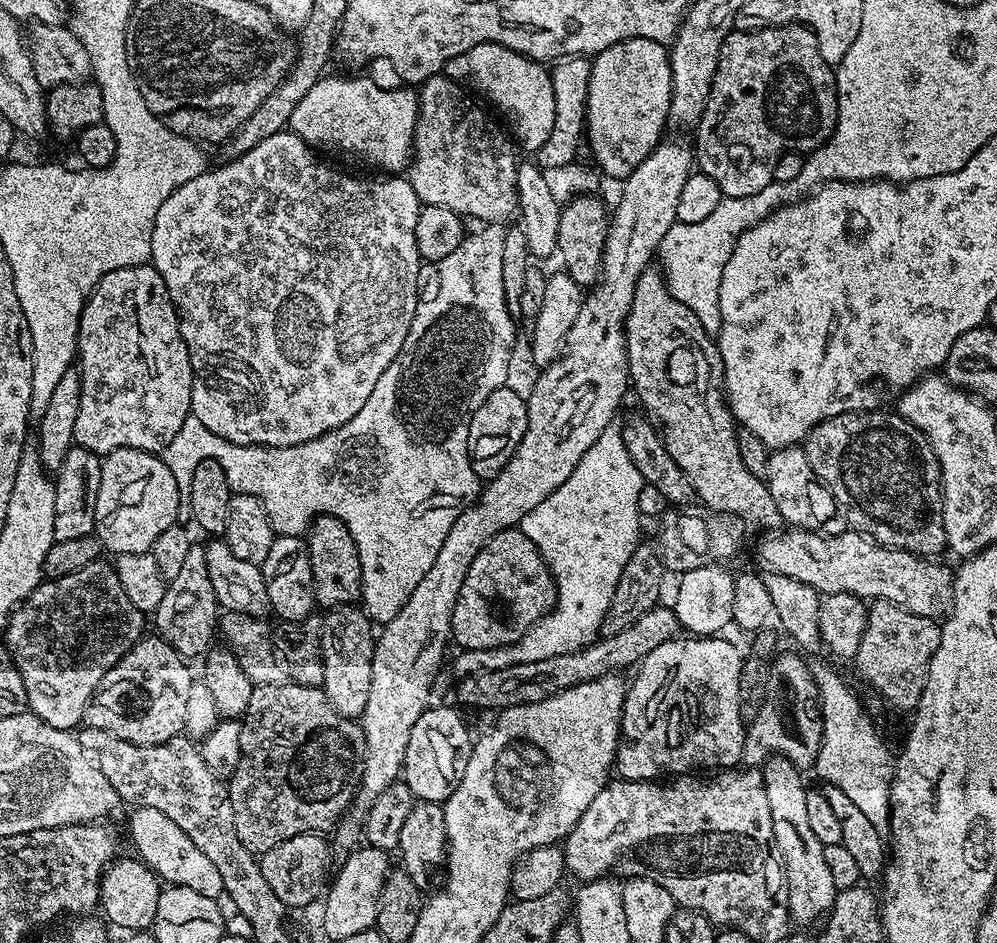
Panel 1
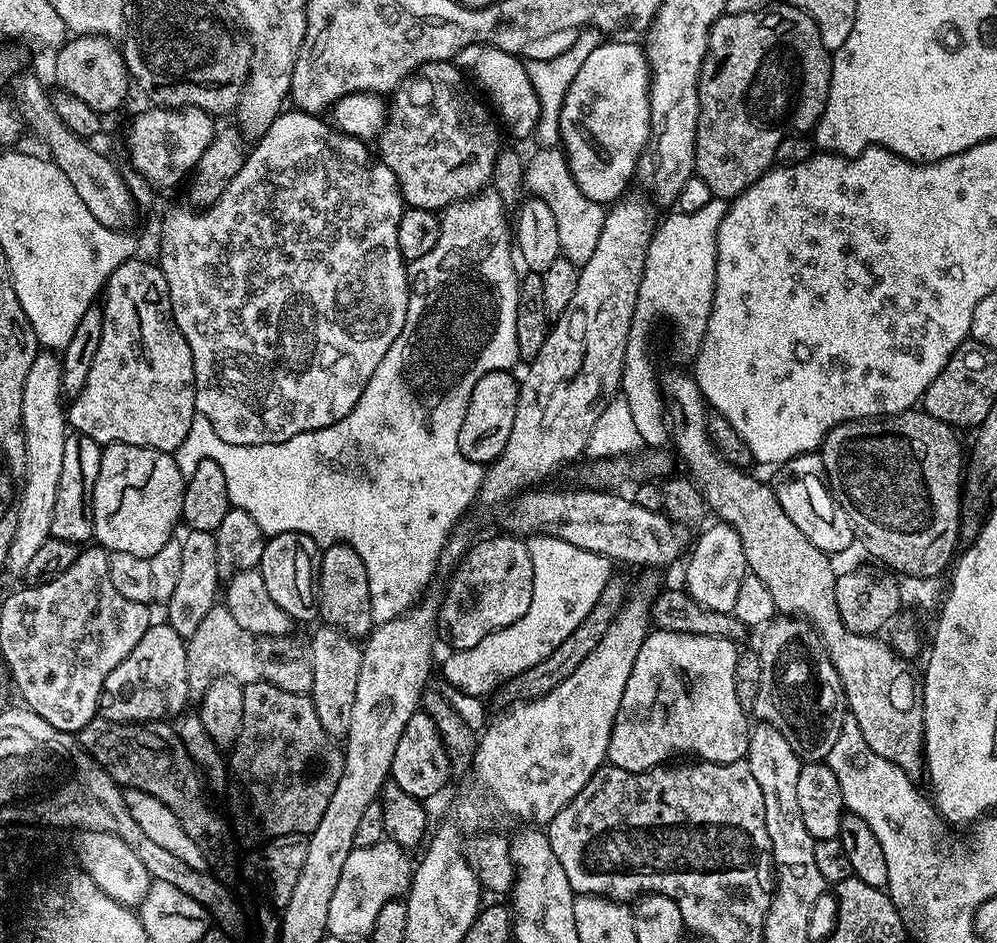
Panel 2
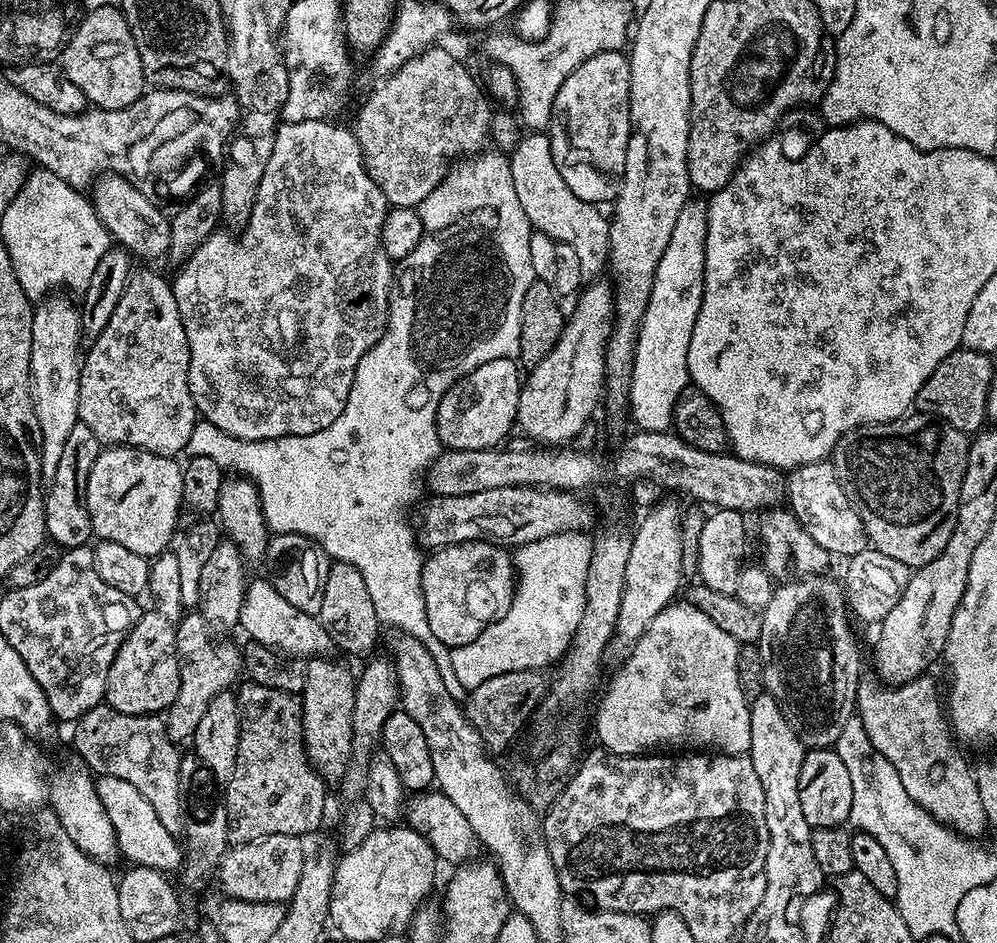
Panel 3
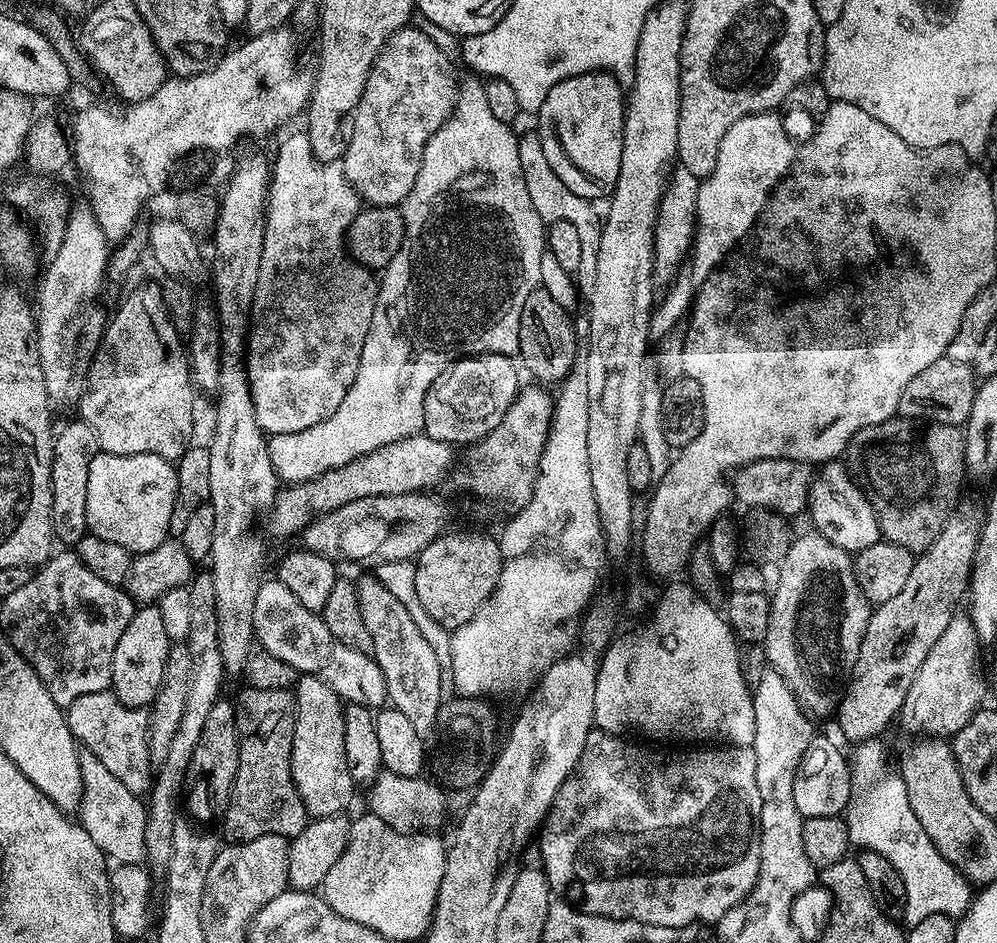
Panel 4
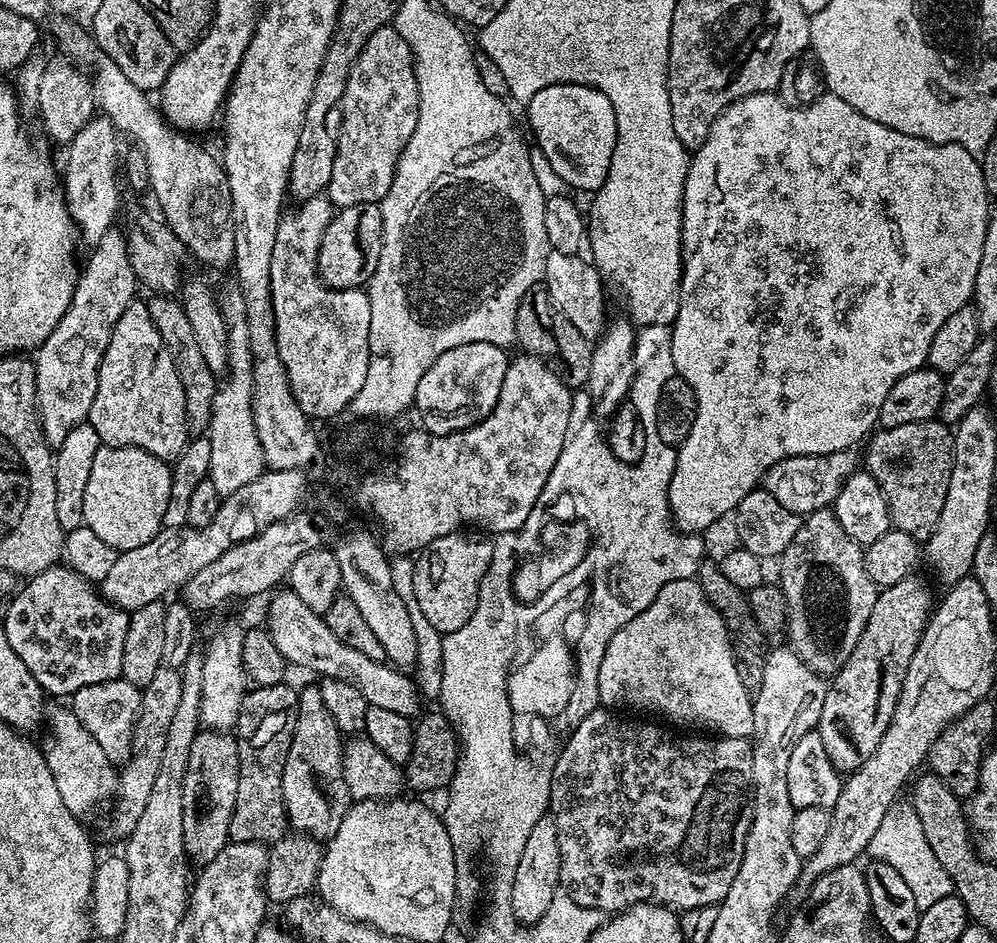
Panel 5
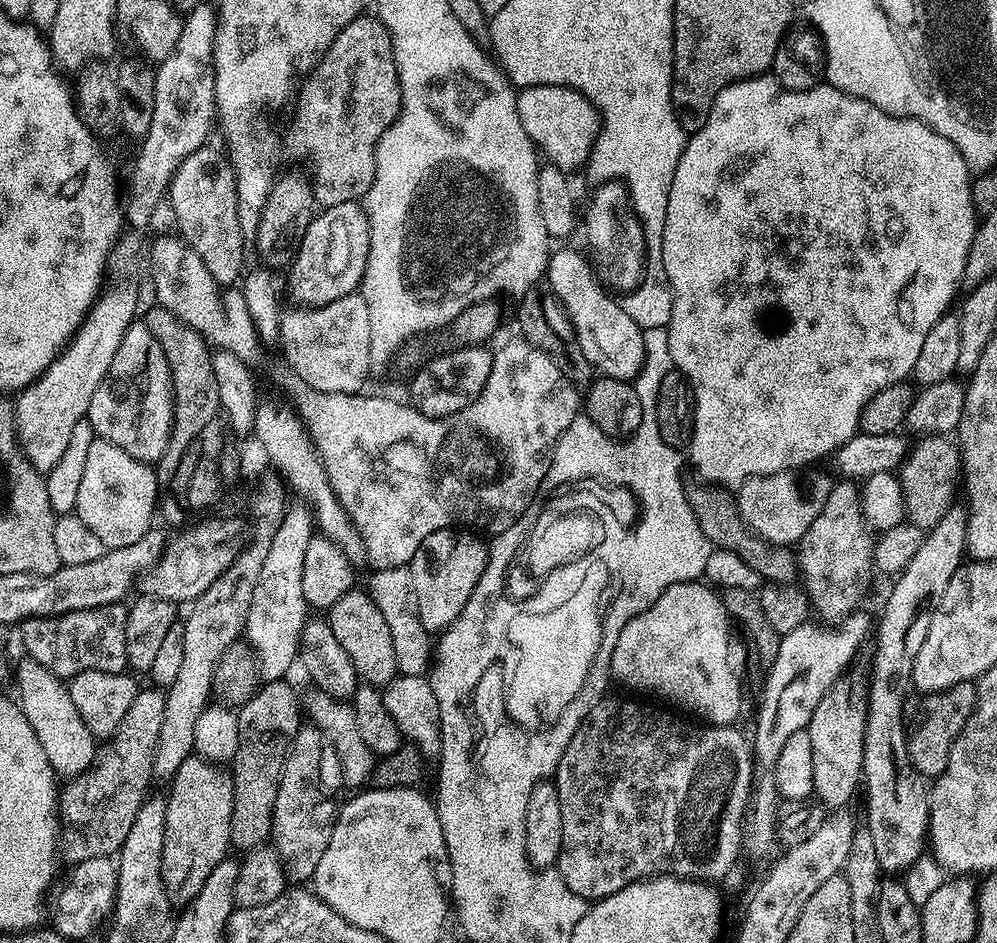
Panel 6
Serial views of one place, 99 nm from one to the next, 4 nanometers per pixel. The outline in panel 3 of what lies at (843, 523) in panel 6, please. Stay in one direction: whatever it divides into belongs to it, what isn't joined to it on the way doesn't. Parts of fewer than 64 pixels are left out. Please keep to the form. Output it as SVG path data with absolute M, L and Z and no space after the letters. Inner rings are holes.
M804 574L792 579L796 580L777 587L770 598L770 606L766 606L762 613L764 621L758 647L764 663L764 687L767 695L778 702L786 722L790 722L805 749L832 748L838 742L838 734L842 734L846 722L854 719L858 708L858 693L862 687L860 648L852 633L853 621L841 581L831 580L828 574Z

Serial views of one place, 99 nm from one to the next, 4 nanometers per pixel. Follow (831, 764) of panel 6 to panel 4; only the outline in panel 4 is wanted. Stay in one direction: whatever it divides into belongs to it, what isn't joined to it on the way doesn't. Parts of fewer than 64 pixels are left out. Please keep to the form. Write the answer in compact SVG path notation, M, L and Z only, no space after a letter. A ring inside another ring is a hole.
M967 502L957 504L938 538L916 556L906 586L890 602L872 608L860 653L840 697L840 707L834 713L834 720L840 723L840 732L846 739L851 742L877 739L880 731L899 717L914 674L922 670L926 654L934 650L934 642L942 638L946 626L957 615L960 599L963 596L965 599L969 591L981 527L981 509L979 512Z

